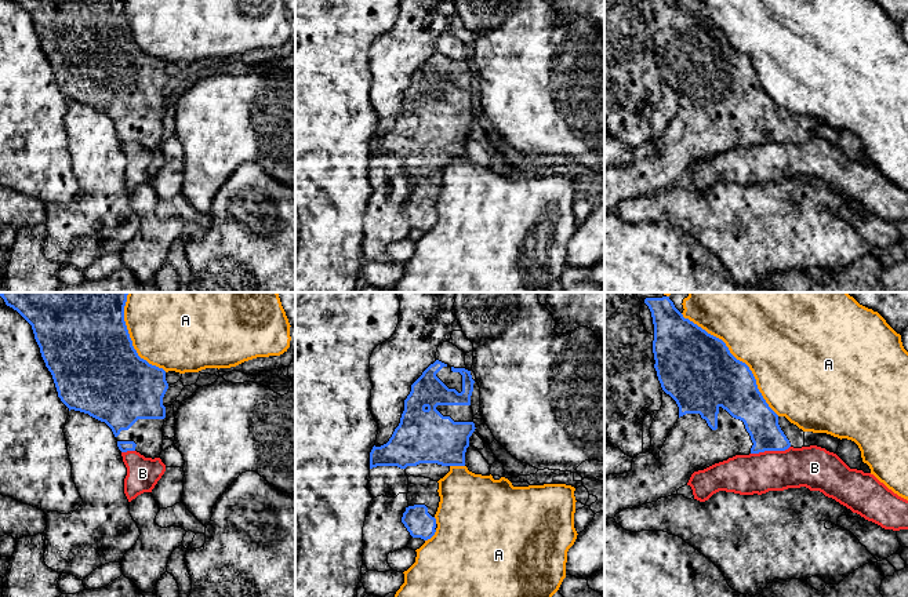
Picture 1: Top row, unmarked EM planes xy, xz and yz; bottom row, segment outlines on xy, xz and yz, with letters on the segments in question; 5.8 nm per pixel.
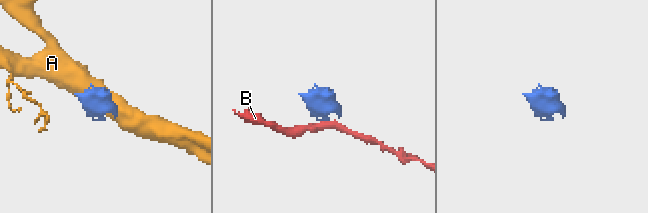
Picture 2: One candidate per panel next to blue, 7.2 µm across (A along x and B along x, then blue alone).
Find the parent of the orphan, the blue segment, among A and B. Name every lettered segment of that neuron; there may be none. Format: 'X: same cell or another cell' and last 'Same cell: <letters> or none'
A: another cell
B: another cell
Same cell: none

